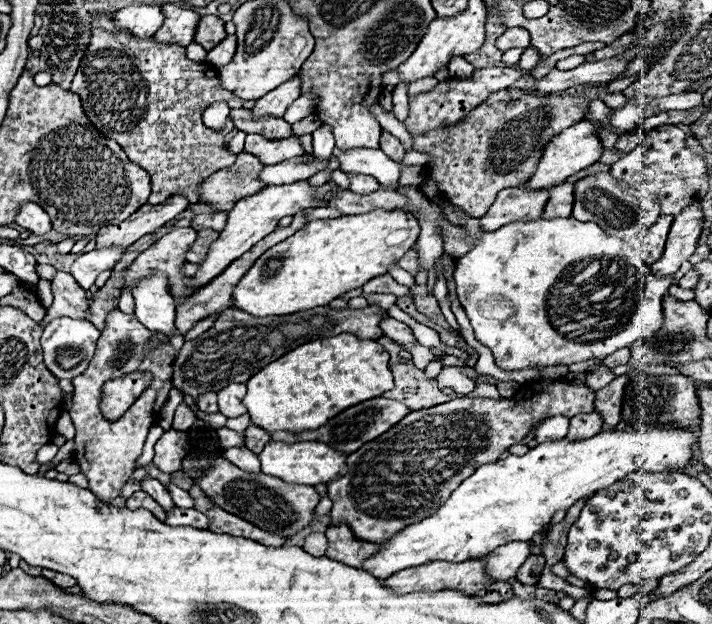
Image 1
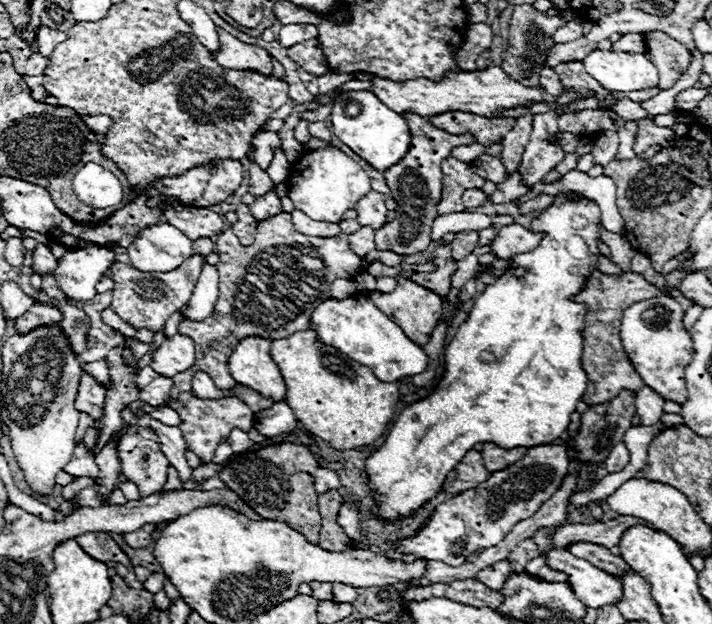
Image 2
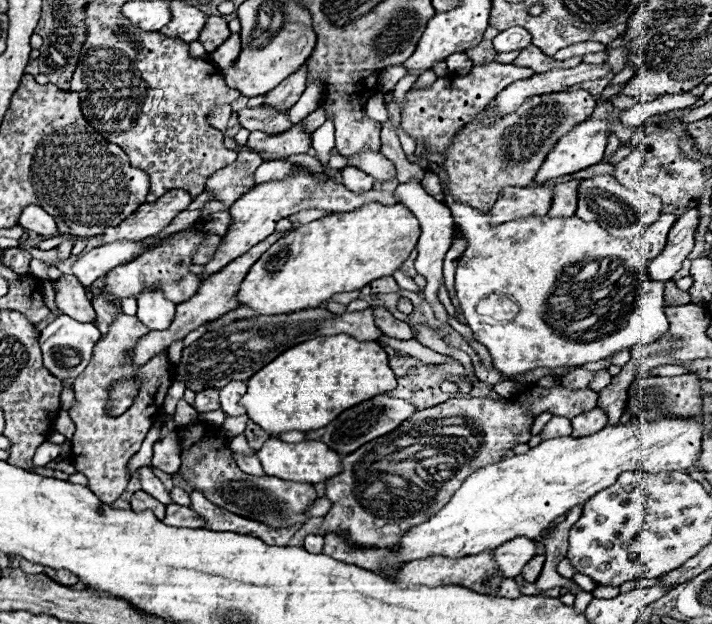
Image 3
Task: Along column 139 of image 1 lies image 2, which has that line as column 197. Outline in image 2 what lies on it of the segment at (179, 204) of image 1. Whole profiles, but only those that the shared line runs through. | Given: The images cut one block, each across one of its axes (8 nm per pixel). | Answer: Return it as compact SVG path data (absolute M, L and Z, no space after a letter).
M168 206L164 210L166 222L174 224L180 232L190 236L190 240L198 238L214 238L224 230L224 218L214 214L208 208L186 208L186 206Z

